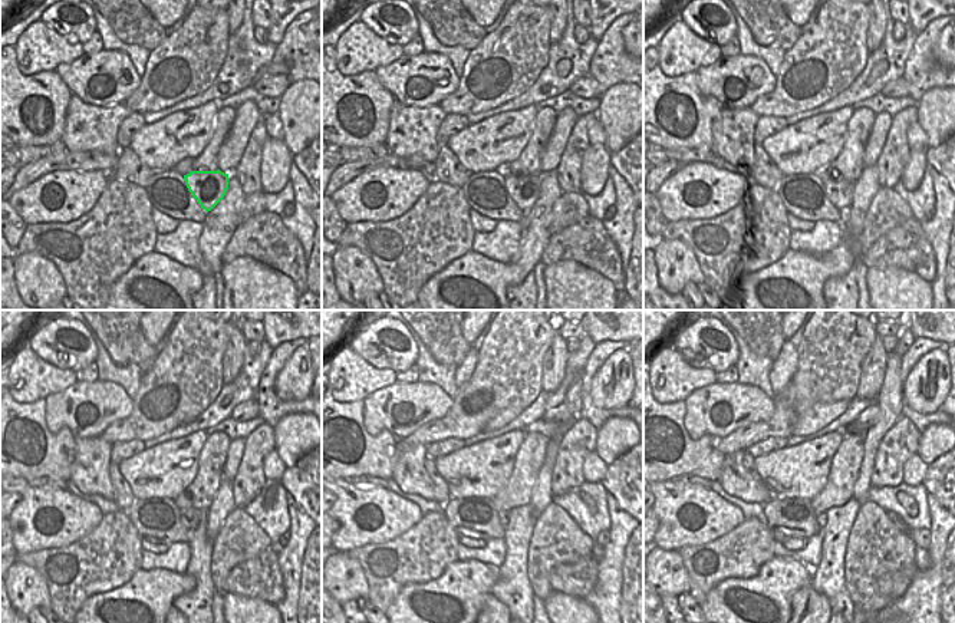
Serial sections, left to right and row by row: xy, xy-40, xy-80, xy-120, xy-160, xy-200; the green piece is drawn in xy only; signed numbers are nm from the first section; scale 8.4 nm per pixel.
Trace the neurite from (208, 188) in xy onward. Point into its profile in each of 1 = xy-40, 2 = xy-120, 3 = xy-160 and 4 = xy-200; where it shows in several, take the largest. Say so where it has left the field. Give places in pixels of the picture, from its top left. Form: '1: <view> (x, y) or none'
1: xy-40 (524, 190)
2: xy-120 (190, 517)
3: xy-160 (503, 518)
4: xy-200 (822, 518)

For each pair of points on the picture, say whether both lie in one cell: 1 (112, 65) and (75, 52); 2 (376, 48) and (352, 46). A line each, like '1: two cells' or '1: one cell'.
1: two cells
2: one cell

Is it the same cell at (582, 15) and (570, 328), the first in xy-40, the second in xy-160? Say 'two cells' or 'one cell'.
one cell

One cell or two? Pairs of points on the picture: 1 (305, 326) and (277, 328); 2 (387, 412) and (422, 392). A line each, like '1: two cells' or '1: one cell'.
1: one cell
2: one cell

